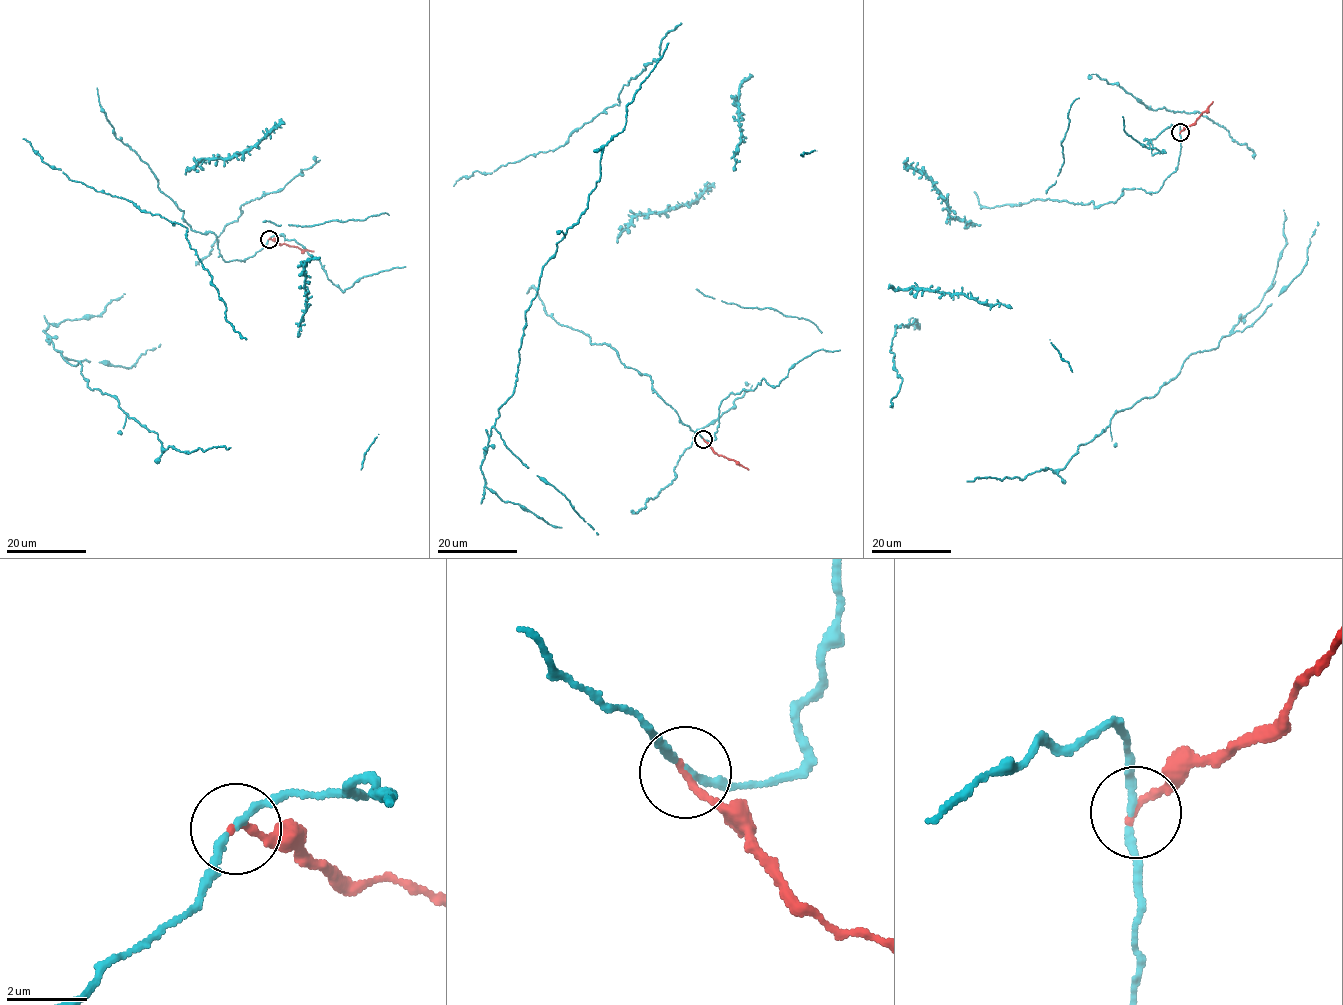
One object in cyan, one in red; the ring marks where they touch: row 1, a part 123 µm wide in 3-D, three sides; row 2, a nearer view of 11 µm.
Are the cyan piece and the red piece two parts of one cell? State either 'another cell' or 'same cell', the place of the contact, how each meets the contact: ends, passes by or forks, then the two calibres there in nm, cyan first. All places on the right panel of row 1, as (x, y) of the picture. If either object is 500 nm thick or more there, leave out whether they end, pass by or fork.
another cell; place (1180, 132); cyan passes by; red ends; calibres 170 and 190 nm

